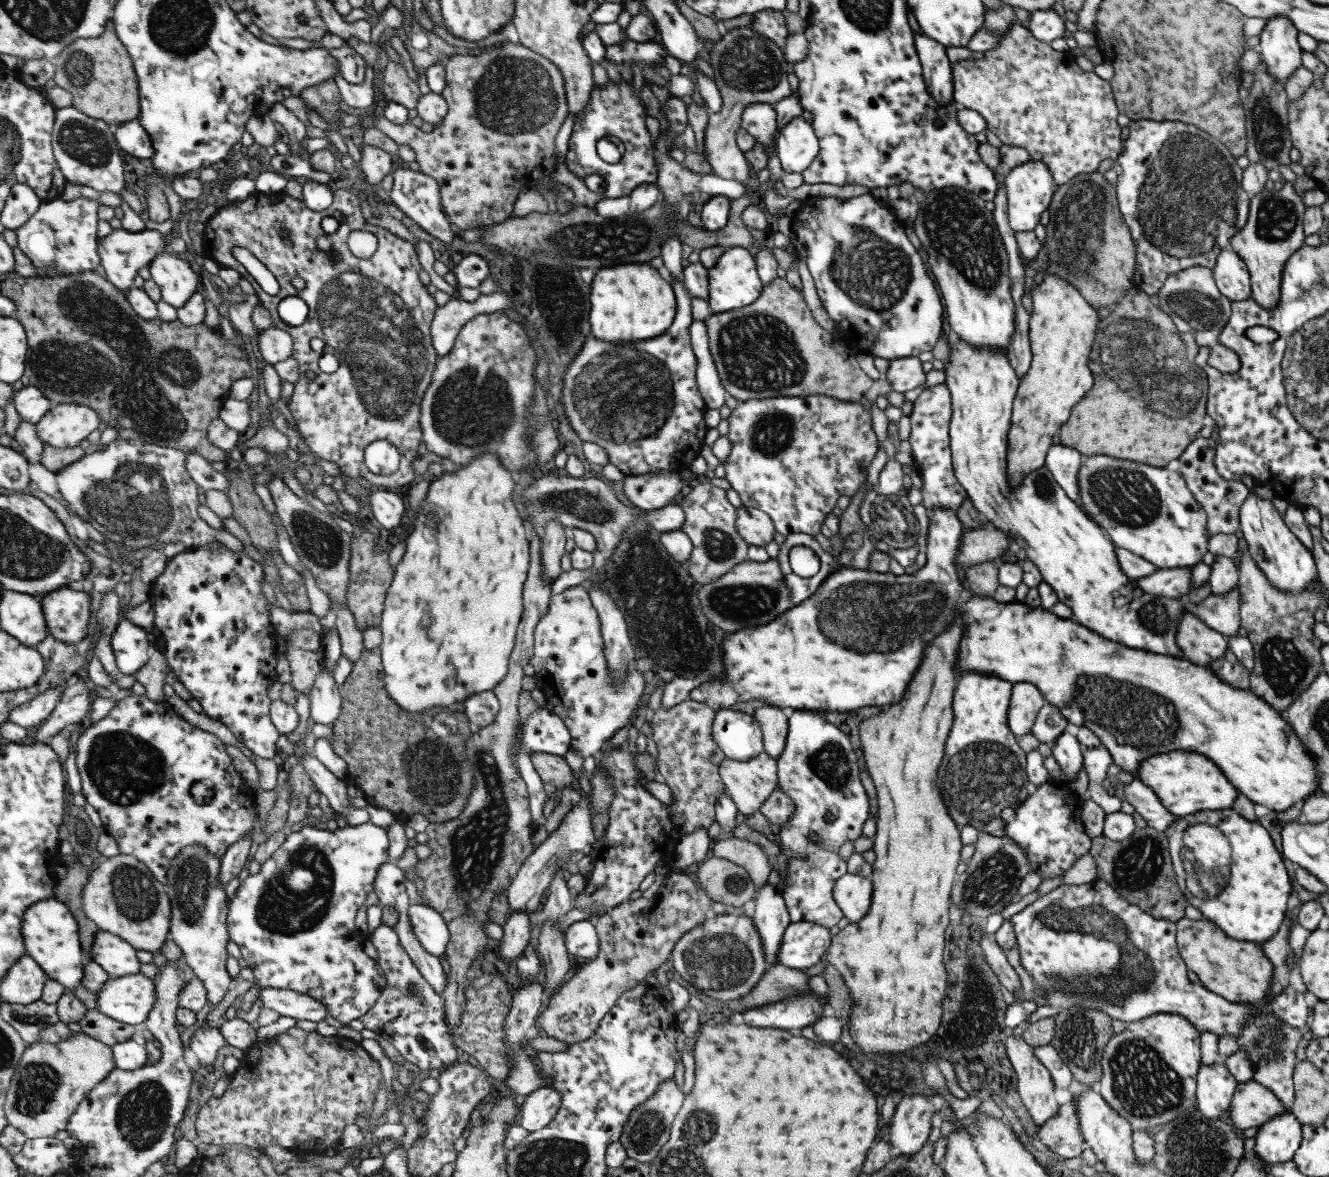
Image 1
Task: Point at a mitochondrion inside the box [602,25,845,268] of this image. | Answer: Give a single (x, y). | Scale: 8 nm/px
(748, 63)

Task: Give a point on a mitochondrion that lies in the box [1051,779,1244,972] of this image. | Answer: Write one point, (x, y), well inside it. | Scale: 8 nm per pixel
(1205, 854)

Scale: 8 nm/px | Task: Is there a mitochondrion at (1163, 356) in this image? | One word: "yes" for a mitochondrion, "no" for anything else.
yes

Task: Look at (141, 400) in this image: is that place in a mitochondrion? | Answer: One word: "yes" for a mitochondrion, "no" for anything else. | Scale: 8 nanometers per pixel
yes

